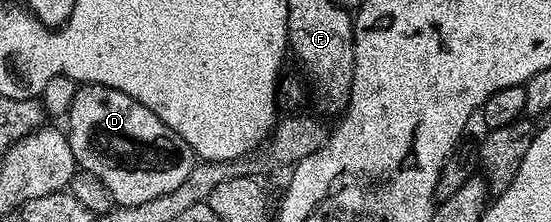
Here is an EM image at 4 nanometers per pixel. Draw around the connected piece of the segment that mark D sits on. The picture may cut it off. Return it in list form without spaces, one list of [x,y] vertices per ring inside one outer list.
[[[79,85],[65,114],[67,142],[78,168],[101,179],[116,206],[146,203],[174,191],[197,164],[194,151],[149,107],[100,85]]]

